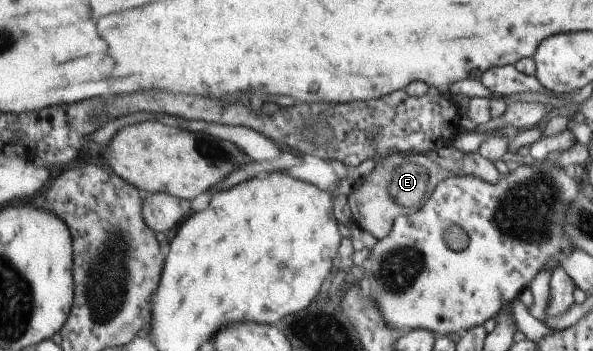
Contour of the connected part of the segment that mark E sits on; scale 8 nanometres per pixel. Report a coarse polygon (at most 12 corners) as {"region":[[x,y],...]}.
{"region":[[477,151],[434,161],[380,155],[347,200],[354,222],[378,240],[446,177],[500,175]]}

